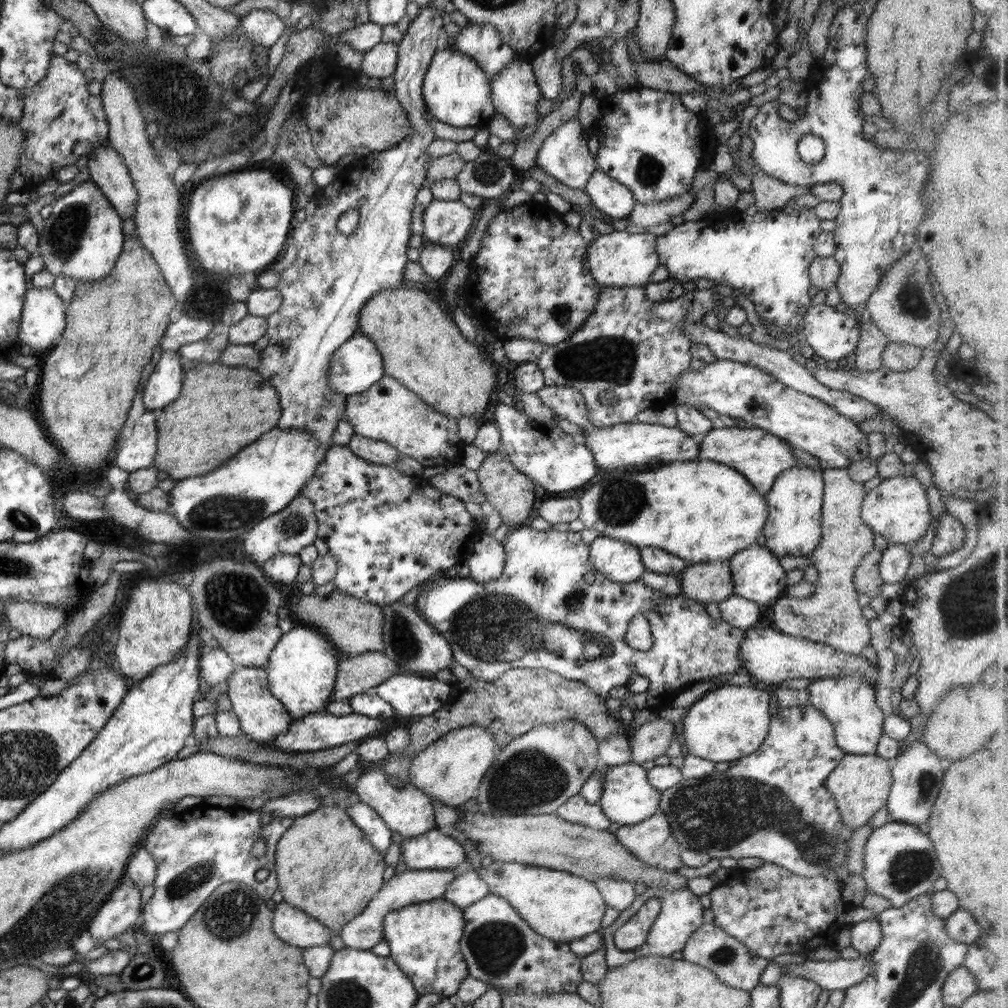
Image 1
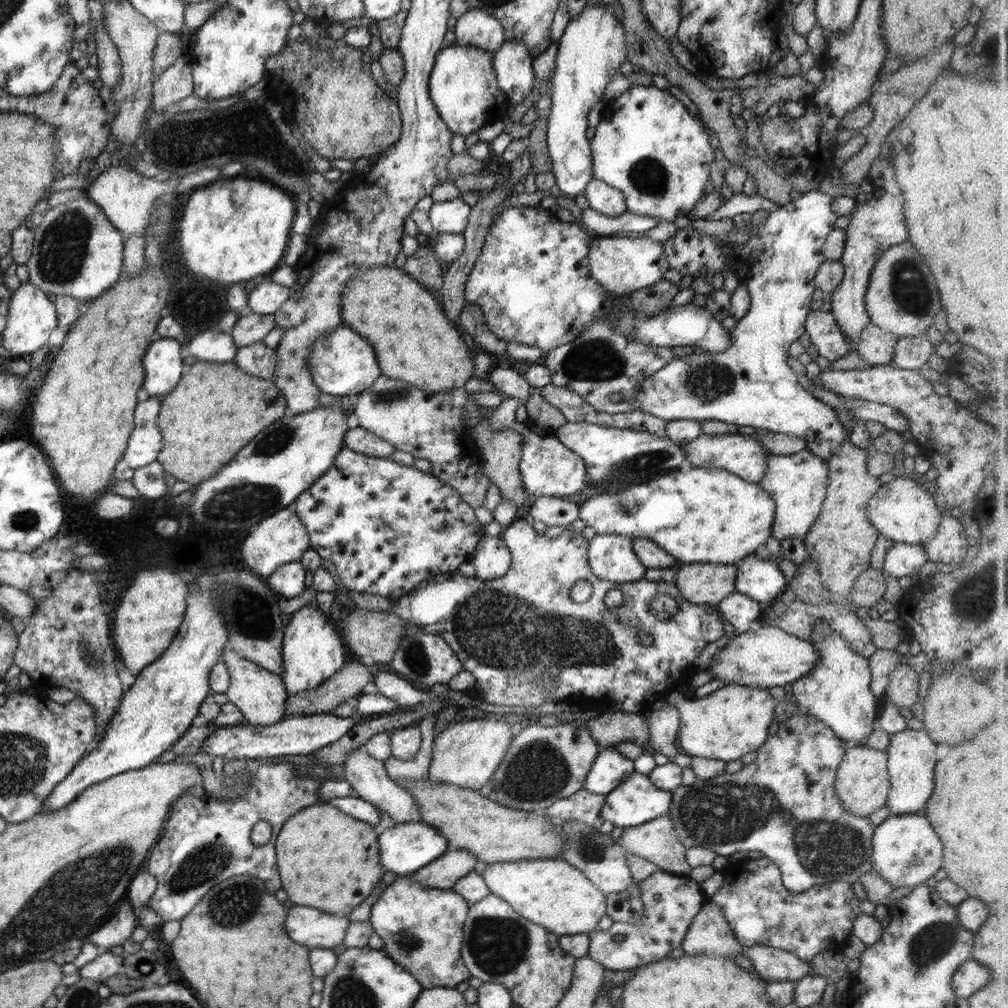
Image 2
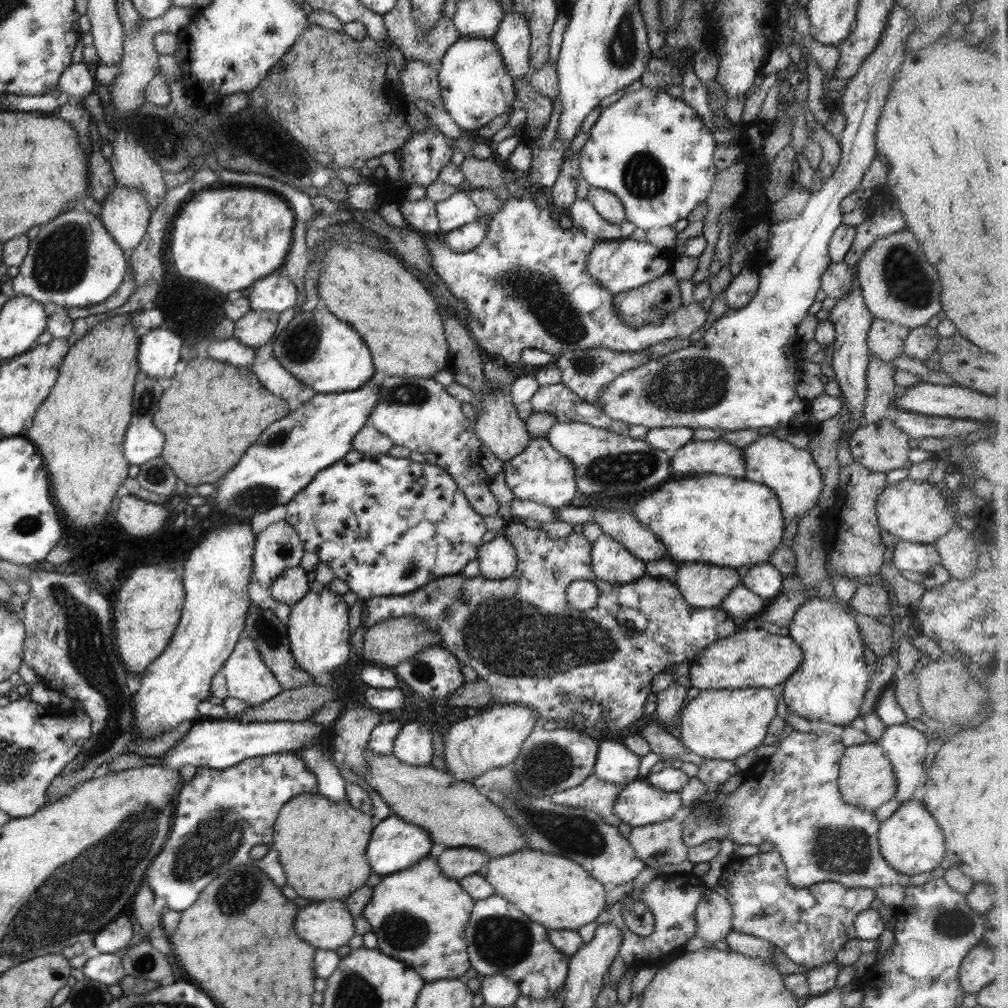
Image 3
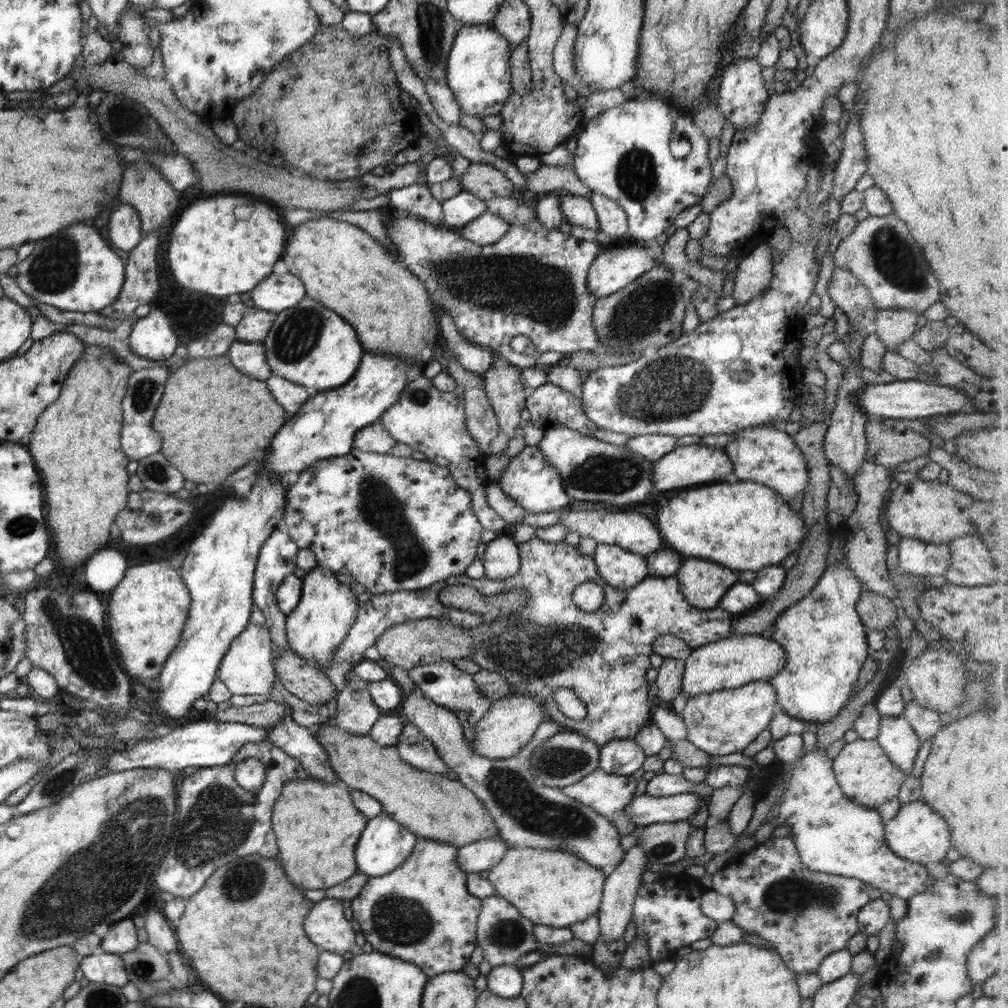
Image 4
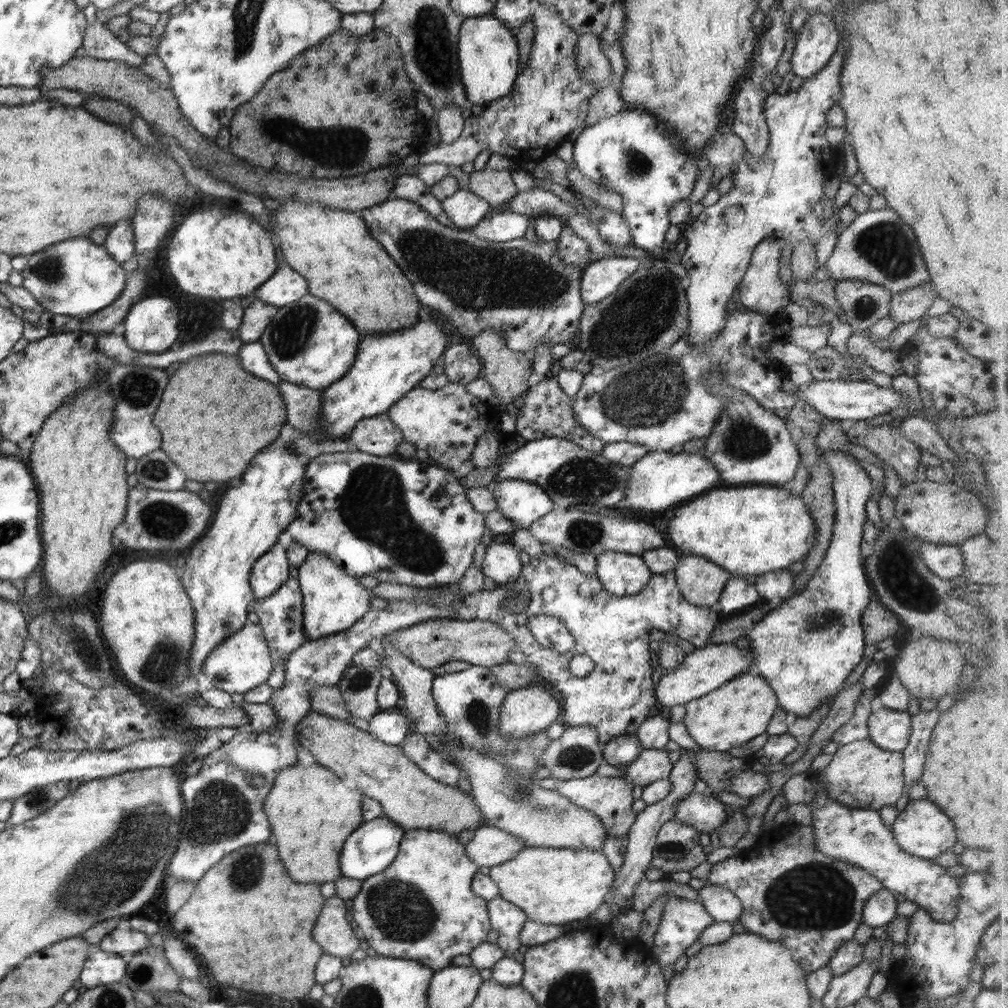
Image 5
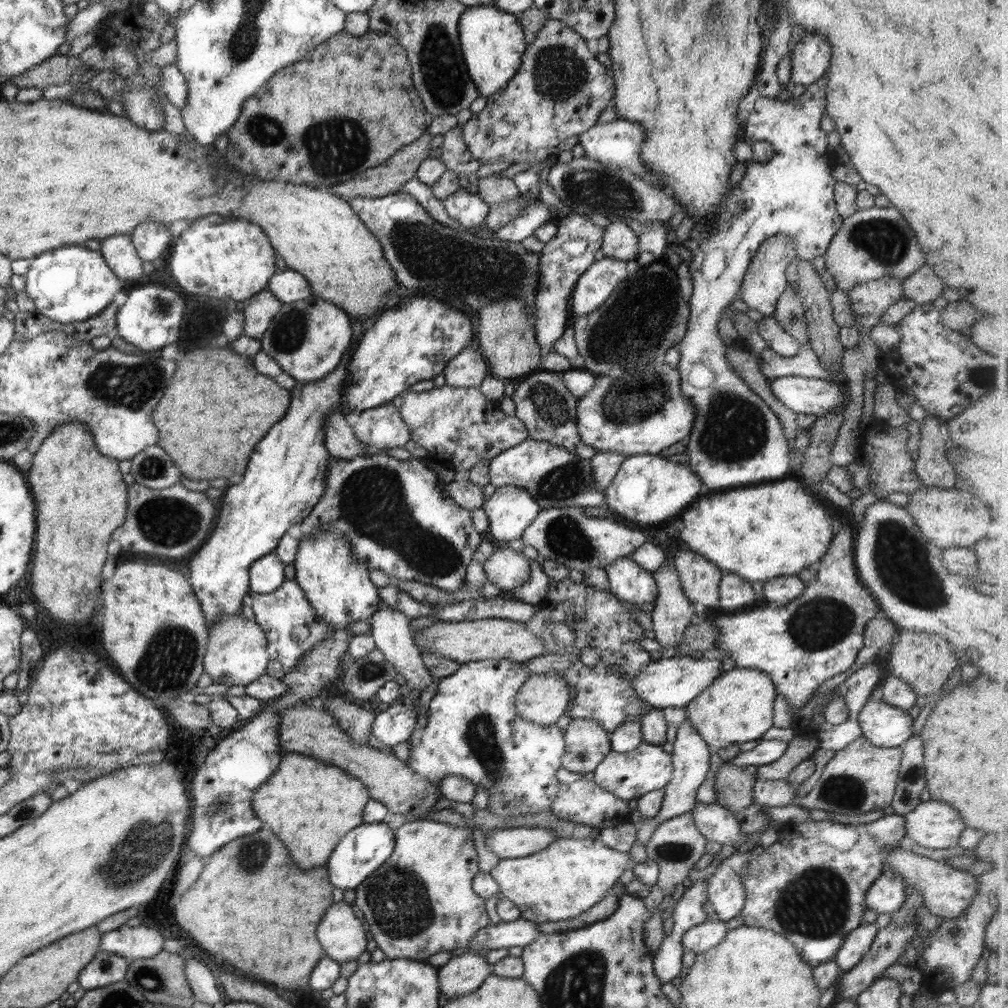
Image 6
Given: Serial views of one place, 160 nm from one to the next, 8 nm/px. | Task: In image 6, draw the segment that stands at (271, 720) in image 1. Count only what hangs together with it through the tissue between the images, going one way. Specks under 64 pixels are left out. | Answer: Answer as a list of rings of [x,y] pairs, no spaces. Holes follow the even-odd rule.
[[[240,613],[236,616],[222,616],[208,627],[209,637],[203,668],[213,678],[213,683],[245,686],[267,673],[267,638],[256,621],[248,620]]]

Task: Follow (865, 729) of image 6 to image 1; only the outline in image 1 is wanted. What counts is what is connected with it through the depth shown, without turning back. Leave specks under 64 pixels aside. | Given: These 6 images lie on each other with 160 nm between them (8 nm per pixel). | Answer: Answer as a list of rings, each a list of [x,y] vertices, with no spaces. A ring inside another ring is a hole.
[[[915,740],[912,744],[908,744],[902,752],[899,752],[892,763],[893,781],[885,805],[891,814],[892,821],[908,823],[925,830],[931,808],[942,788],[945,764],[944,760],[938,758],[922,740]]]

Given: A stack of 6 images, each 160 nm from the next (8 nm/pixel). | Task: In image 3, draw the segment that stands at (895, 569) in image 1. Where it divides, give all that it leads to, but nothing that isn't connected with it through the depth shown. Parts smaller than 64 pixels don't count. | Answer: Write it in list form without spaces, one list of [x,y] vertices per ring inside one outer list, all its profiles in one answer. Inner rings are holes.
[[[899,541],[896,544],[892,562],[898,570],[929,572],[940,562],[939,552],[933,544]]]

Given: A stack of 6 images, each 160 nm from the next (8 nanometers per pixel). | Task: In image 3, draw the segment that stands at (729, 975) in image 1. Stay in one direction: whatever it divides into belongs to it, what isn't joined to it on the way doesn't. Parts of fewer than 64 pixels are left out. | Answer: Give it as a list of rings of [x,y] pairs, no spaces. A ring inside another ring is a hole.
[[[706,888],[695,912],[697,933],[695,939],[683,946],[685,952],[714,948],[717,940],[724,940],[726,933],[733,929],[733,908],[714,889]]]

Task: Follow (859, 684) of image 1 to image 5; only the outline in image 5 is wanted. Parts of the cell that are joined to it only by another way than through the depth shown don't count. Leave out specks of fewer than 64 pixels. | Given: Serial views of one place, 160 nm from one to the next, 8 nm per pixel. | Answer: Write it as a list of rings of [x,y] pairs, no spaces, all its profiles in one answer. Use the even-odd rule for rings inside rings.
[[[843,451],[824,452],[826,464],[830,466],[832,475],[833,496],[835,505],[834,528],[832,540],[818,570],[801,591],[796,592],[784,602],[771,609],[766,616],[756,622],[745,632],[750,640],[749,649],[753,654],[753,668],[763,676],[777,696],[780,706],[791,717],[805,717],[821,704],[830,704],[850,672],[863,659],[865,634],[862,617],[864,610],[873,598],[871,583],[865,573],[864,556],[860,552],[865,513],[868,498],[873,492],[872,481],[860,462],[849,453]]]

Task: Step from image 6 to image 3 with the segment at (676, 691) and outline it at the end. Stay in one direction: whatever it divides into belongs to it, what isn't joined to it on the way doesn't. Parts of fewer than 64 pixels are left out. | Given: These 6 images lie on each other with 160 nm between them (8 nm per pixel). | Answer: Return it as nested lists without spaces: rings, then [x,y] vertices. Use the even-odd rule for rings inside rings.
[[[749,628],[709,644],[686,664],[684,672],[688,675],[691,686],[700,690],[772,688],[776,684],[782,684],[796,672],[802,657],[802,648],[789,635],[782,636],[761,628]]]

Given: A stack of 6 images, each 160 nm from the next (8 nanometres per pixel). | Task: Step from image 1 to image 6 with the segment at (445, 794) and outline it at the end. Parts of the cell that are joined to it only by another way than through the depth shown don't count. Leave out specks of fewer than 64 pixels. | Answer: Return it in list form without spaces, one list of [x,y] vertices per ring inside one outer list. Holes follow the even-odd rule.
[[[550,671],[530,675],[516,695],[517,713],[541,725],[554,724],[568,713],[573,689],[563,673]]]

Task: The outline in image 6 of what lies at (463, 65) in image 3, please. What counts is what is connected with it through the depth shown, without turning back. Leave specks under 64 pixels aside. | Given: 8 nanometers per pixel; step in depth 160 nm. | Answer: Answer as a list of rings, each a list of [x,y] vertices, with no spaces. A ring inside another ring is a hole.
[[[494,6],[467,7],[458,22],[461,52],[472,82],[481,96],[500,92],[518,72],[528,46],[518,16]]]

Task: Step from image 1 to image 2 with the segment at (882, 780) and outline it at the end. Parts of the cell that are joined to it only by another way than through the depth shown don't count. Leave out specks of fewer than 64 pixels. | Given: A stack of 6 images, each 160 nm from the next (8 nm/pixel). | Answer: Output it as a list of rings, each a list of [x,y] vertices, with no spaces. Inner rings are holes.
[[[849,745],[836,769],[834,788],[843,807],[858,816],[867,817],[887,803],[891,789],[886,752],[866,746]]]

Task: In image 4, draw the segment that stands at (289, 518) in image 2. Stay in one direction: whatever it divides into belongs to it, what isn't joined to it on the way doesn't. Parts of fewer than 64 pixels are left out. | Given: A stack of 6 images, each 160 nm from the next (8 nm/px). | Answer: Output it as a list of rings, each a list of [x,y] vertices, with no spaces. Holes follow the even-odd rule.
[[[279,526],[274,533],[268,537],[268,540],[262,545],[259,551],[257,563],[255,564],[255,573],[253,578],[253,593],[252,598],[255,607],[259,608],[264,613],[263,627],[268,630],[271,636],[271,641],[277,646],[288,646],[289,642],[285,629],[286,615],[280,611],[277,606],[275,597],[276,589],[282,584],[282,581],[296,570],[296,555],[300,547],[290,539],[290,536],[284,532],[284,529]]]

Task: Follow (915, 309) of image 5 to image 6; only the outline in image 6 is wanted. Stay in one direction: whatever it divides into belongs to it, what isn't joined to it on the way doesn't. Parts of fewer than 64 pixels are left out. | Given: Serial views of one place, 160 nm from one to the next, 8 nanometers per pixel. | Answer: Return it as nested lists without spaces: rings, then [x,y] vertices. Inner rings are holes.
[[[925,262],[921,267],[912,276],[903,280],[903,298],[913,300],[916,305],[933,303],[947,286],[936,276],[936,272],[928,263]]]

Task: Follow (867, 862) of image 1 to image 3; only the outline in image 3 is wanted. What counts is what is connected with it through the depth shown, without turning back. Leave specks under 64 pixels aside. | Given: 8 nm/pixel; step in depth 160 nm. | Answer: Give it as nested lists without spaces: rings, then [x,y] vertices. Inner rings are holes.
[[[918,799],[900,805],[887,820],[880,823],[877,834],[880,852],[892,868],[905,875],[920,874],[940,866],[945,857],[945,836],[937,820]]]

